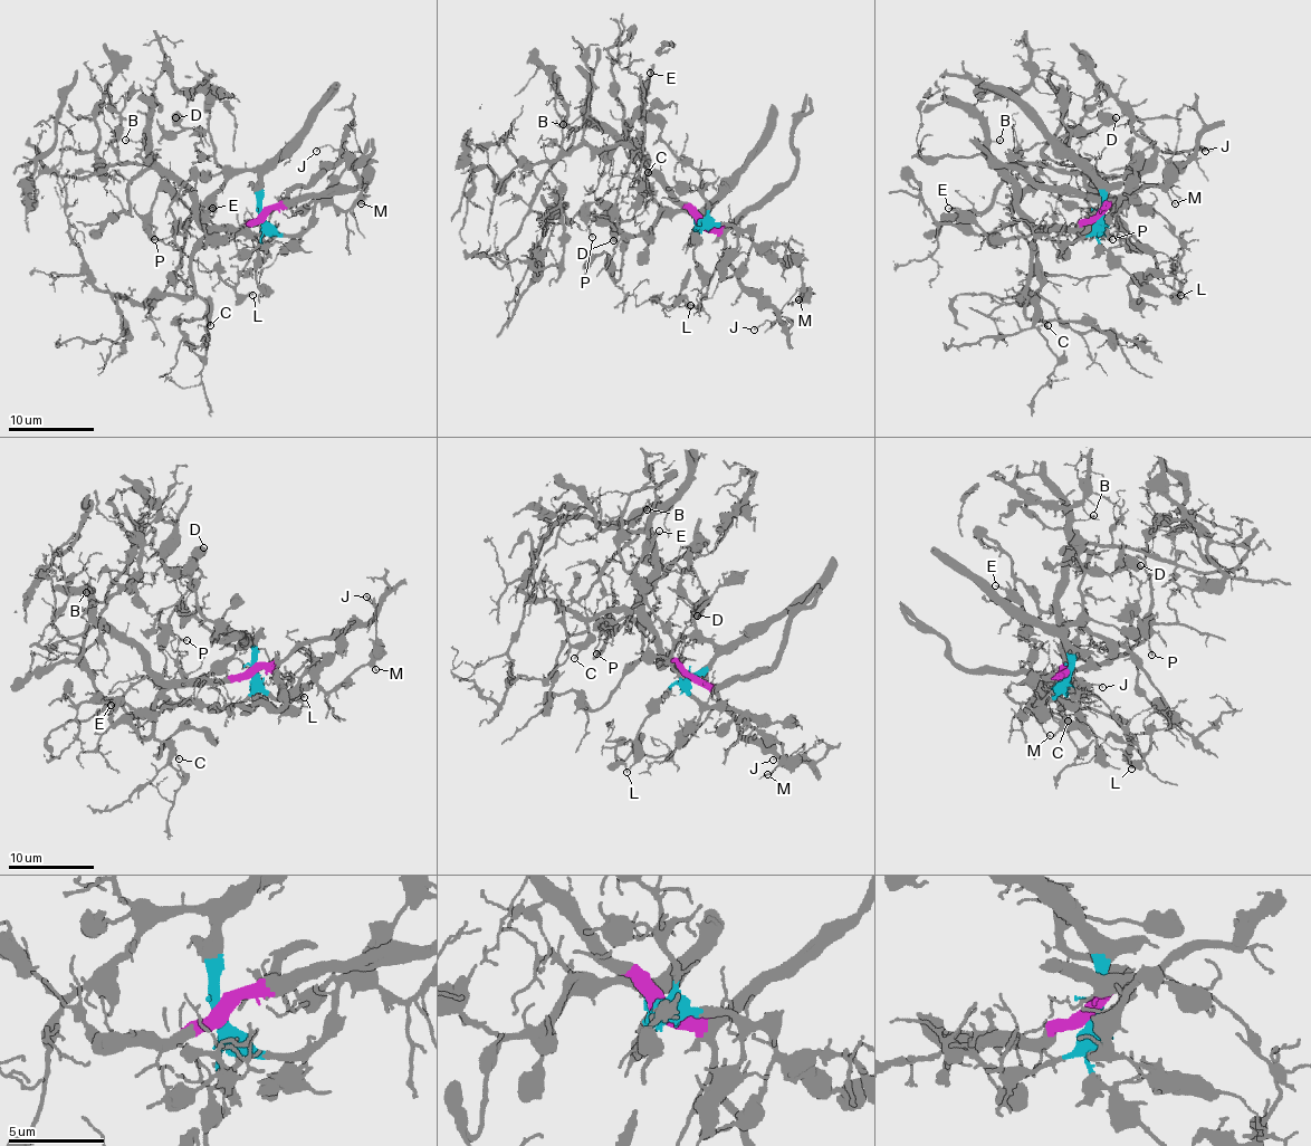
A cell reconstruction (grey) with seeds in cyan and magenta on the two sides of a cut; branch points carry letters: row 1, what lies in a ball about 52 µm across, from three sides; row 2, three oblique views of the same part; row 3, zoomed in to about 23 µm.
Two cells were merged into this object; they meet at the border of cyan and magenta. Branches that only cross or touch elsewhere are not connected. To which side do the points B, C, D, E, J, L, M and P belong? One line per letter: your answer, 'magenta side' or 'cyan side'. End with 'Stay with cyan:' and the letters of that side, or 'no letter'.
B: magenta side
C: magenta side
D: cyan side
E: cyan side
J: magenta side
L: magenta side
M: cyan side
P: cyan side
Stay with cyan: D, E, M, P

